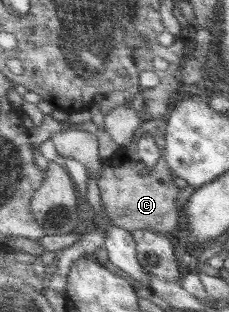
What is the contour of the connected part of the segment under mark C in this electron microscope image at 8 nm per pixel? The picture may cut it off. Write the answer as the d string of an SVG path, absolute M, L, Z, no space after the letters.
M134 144L121 146L114 155L107 159L105 173L96 181L100 188L100 196L107 207L106 215L113 225L127 231L151 229L168 235L179 225L182 209L176 201L180 188L173 182L171 169L164 159L159 163L146 166L139 161Z

